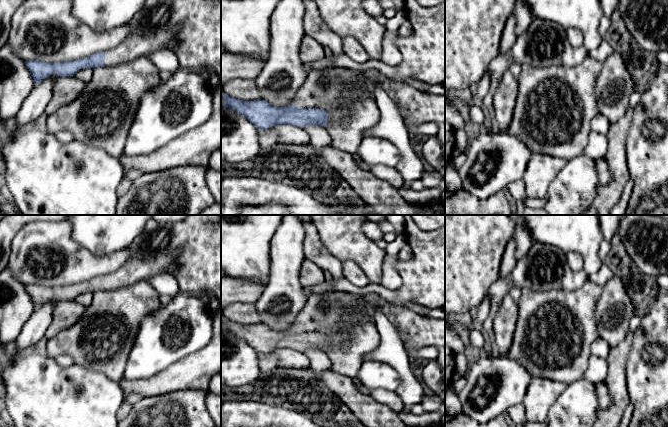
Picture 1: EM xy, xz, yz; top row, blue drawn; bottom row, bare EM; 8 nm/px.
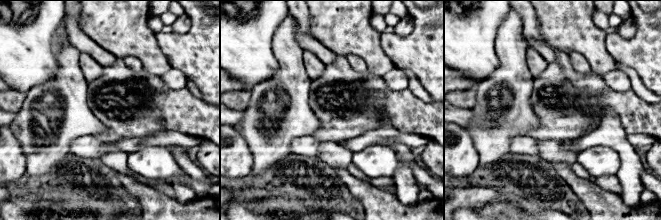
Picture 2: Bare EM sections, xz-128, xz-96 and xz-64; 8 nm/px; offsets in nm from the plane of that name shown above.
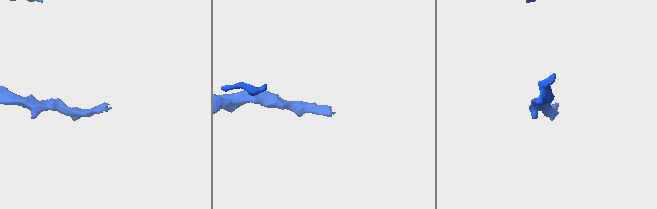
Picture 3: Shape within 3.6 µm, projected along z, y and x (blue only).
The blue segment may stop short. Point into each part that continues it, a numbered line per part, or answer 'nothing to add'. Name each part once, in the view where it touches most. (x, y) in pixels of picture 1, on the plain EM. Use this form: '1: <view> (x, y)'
1: xz (321, 313)

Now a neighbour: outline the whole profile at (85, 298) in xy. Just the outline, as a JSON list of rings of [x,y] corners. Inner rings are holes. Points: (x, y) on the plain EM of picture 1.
[[[83,292],[75,298],[75,301],[77,301],[82,305],[88,306],[91,304],[92,299],[93,299],[93,292]]]

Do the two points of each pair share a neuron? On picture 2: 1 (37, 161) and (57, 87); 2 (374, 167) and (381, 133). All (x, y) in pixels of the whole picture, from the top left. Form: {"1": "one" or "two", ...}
{"1": "one", "2": "two"}

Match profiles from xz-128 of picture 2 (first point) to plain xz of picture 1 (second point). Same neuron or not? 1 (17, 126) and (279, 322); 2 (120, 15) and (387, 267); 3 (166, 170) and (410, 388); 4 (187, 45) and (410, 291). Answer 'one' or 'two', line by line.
1: one
2: two
3: two
4: one

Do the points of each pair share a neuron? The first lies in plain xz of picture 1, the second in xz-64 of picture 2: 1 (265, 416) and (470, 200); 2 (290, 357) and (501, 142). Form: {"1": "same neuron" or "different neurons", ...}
{"1": "same neuron", "2": "different neurons"}

